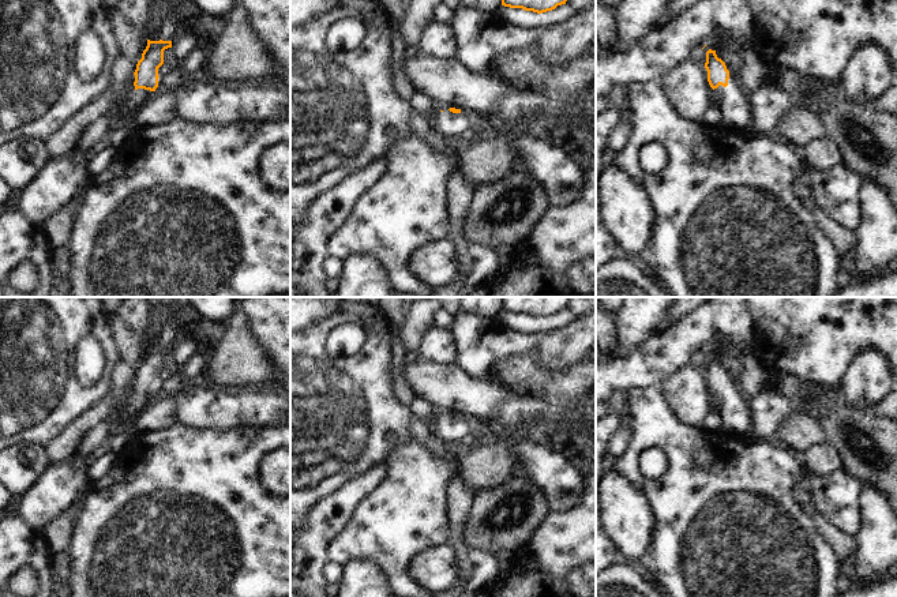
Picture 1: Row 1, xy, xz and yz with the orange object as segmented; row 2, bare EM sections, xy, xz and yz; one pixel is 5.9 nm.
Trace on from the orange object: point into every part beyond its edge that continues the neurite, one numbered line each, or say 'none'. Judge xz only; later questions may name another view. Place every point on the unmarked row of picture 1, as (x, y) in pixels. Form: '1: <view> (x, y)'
1: xz (451, 431)

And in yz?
1: yz (734, 406)

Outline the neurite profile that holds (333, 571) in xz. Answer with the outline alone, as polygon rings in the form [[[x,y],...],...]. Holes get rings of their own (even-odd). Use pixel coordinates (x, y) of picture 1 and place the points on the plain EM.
[[[327,562],[327,564],[324,566],[323,574],[327,582],[338,583],[344,574],[344,564]]]

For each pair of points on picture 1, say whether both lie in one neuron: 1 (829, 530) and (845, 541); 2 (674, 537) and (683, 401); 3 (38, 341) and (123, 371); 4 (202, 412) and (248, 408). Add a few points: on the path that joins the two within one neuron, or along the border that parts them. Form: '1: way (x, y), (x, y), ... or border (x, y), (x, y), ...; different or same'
1: way (833, 534), (841, 541); same
2: border (663, 395), (671, 412), (680, 421), (702, 428); different
3: border (119, 359), (112, 371), (107, 394); different
4: way (213, 412), (237, 410); same

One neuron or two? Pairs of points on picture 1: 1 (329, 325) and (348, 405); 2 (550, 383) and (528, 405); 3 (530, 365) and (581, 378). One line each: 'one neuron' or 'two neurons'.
1: one neuron
2: two neurons
3: one neuron

